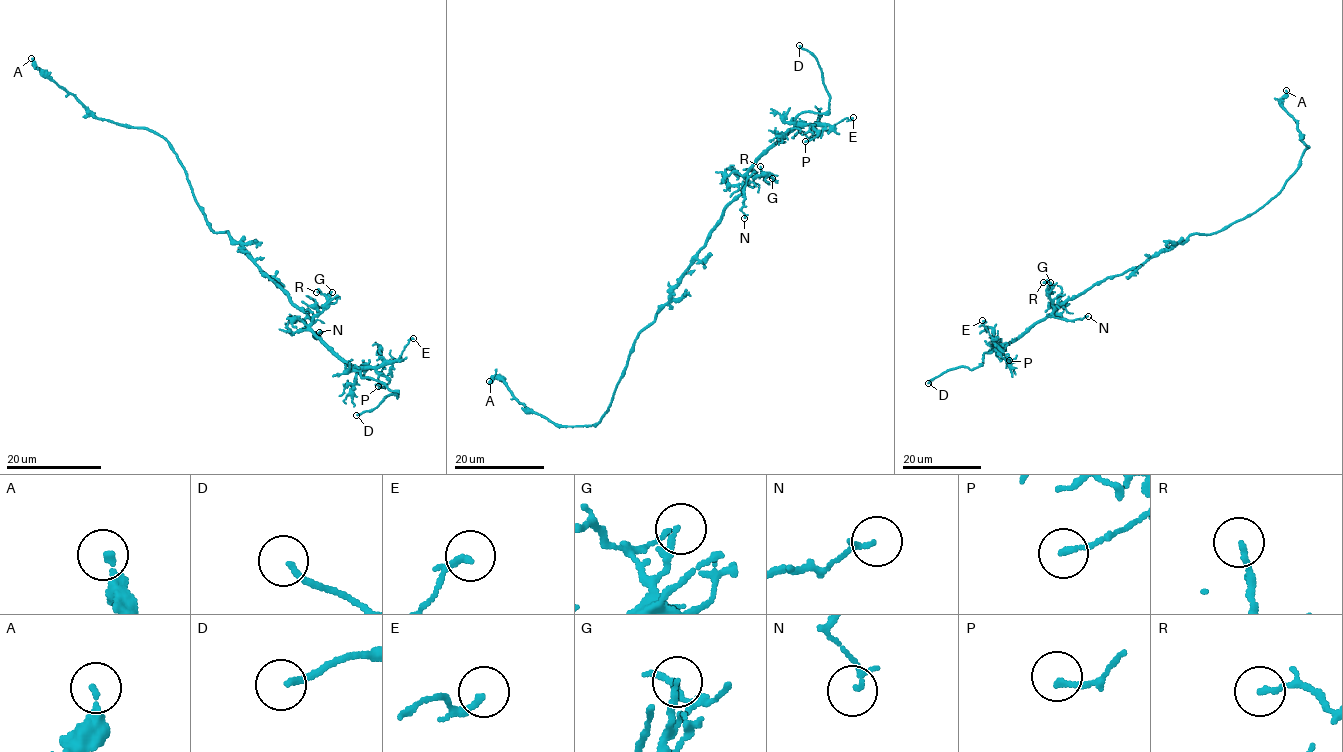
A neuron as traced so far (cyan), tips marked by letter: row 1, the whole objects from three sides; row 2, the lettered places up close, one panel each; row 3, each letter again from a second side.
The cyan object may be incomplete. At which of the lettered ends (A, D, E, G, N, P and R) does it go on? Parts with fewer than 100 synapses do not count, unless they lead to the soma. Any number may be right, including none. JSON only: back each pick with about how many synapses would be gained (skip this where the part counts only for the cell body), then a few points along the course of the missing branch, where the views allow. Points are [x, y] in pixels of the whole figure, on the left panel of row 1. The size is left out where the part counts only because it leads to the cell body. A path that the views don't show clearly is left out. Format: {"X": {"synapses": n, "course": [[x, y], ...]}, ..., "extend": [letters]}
{"D": {"course": [[356, 415], [349, 416], [338, 427], [340, 436]]}, "extend": ["D"]}

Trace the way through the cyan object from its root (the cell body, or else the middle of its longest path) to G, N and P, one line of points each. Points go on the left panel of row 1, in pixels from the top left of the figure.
G: (247, 253), (260, 271), (278, 285), (295, 305), (305, 310), (312, 321), (324, 308), (332, 292)
N: (247, 253), (260, 271), (278, 285), (295, 305), (305, 310), (314, 336), (318, 337), (315, 335), (319, 332)
P: (247, 253), (305, 310), (310, 327), (327, 347), (350, 364), (374, 367), (387, 378), (385, 386), (378, 386)

